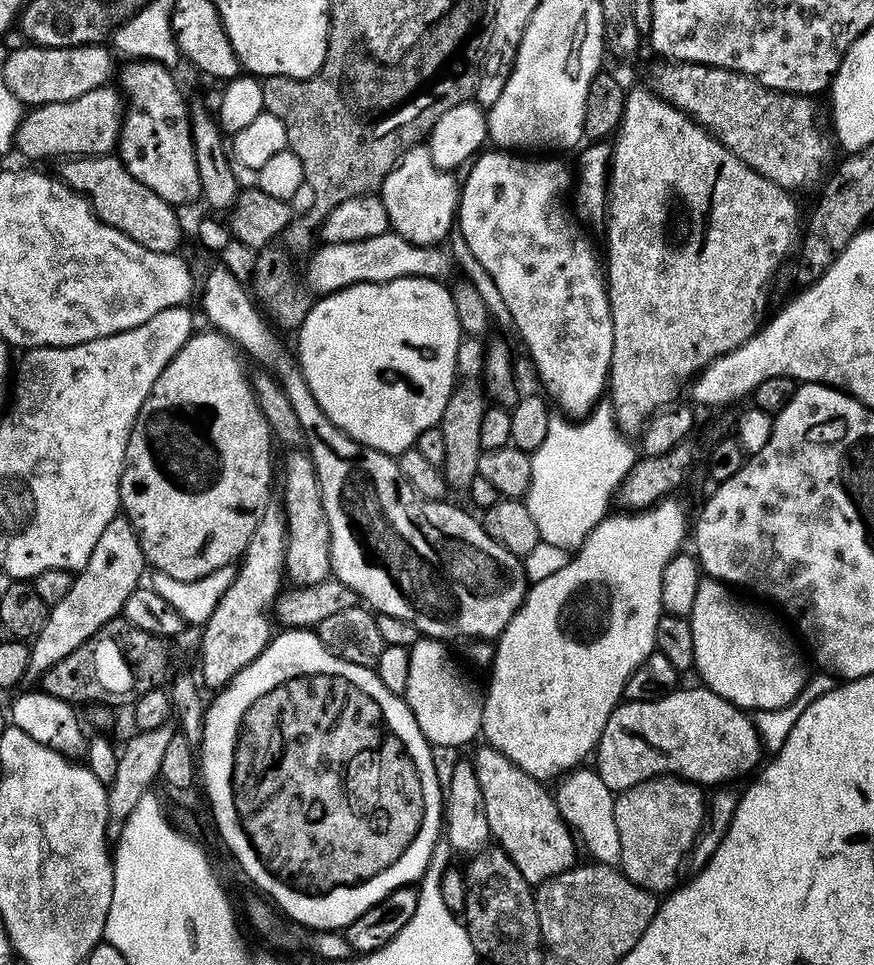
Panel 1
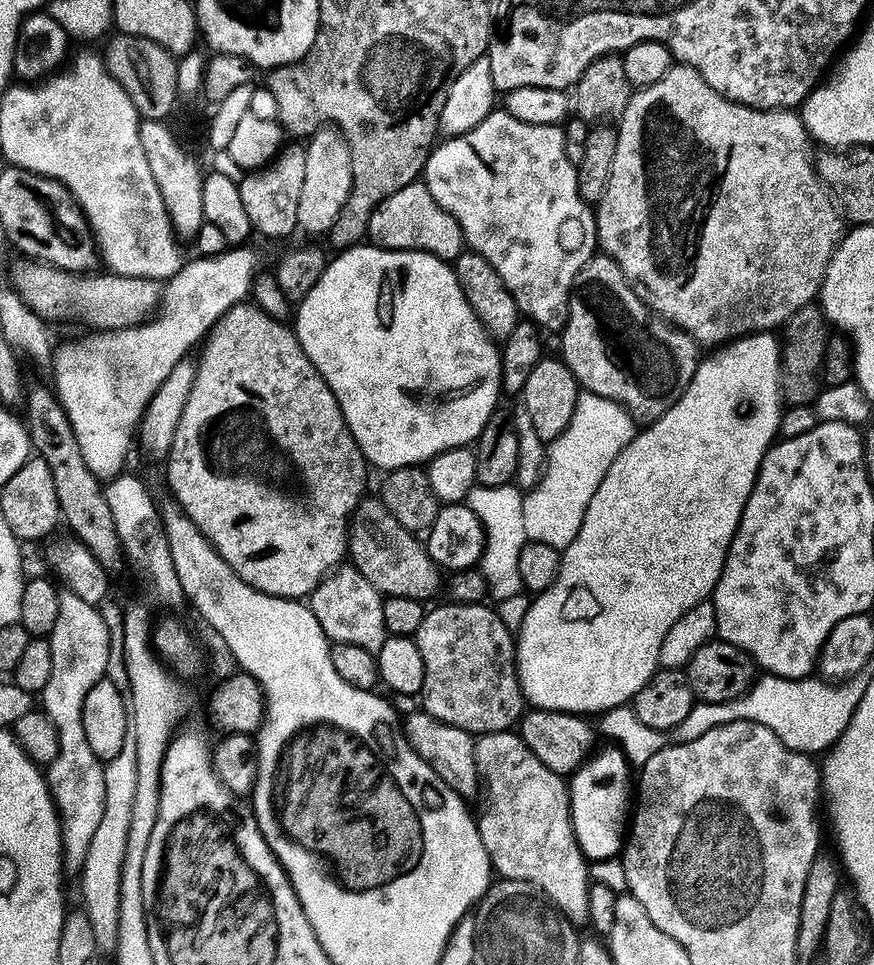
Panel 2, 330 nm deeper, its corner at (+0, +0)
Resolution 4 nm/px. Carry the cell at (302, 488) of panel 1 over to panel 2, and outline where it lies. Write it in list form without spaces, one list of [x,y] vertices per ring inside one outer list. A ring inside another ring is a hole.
[[[341,563],[339,568],[333,568],[325,576],[320,585],[307,597],[306,603],[312,609],[314,618],[318,618],[318,626],[322,626],[324,635],[332,644],[349,644],[362,646],[373,654],[382,650],[382,642],[388,639],[389,634],[382,622],[382,602],[384,597],[357,568],[351,563]]]

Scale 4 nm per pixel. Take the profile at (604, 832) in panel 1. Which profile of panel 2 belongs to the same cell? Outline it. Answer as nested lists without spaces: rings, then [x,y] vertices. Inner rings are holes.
[[[512,730],[506,732],[486,732],[475,737],[476,773],[480,776],[484,805],[476,816],[476,829],[486,846],[493,869],[503,879],[521,880],[540,889],[565,918],[573,925],[580,926],[588,919],[588,877],[589,861],[578,846],[572,829],[572,807],[568,797],[565,777],[546,770],[532,751],[522,742],[522,738]]]

